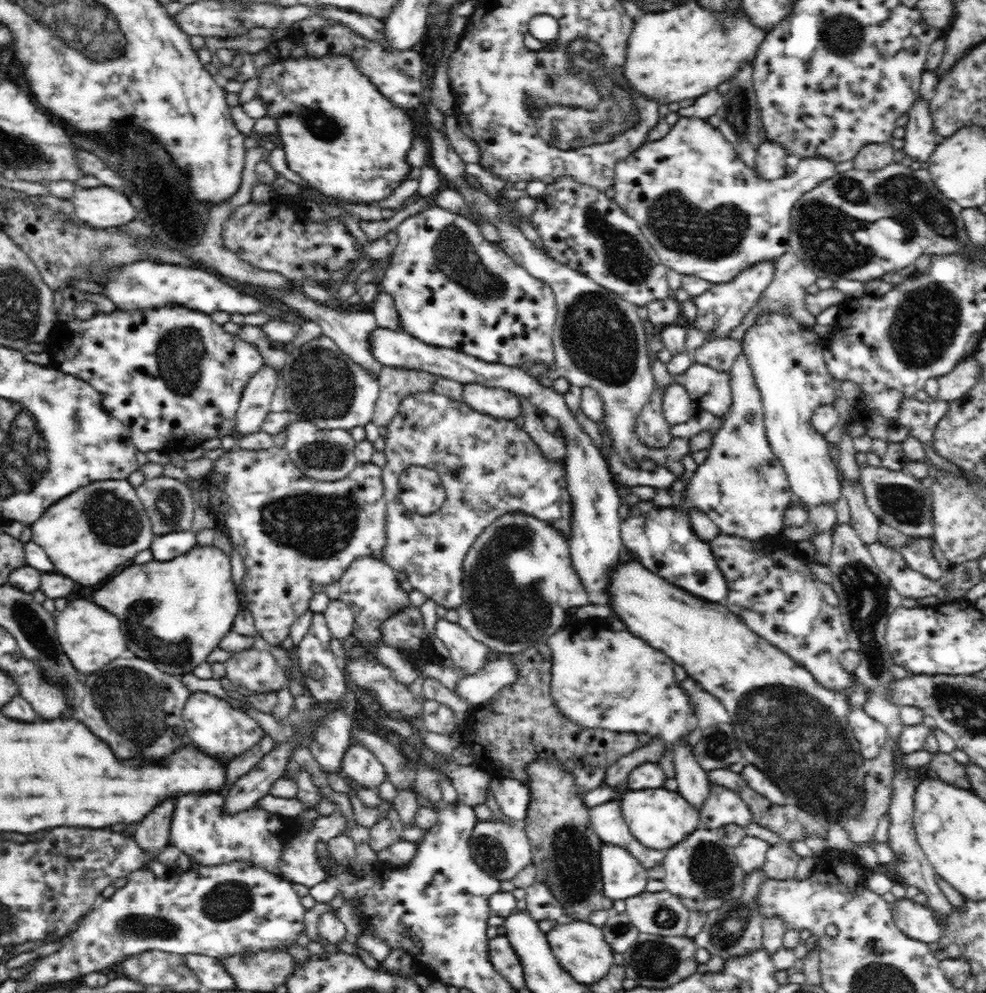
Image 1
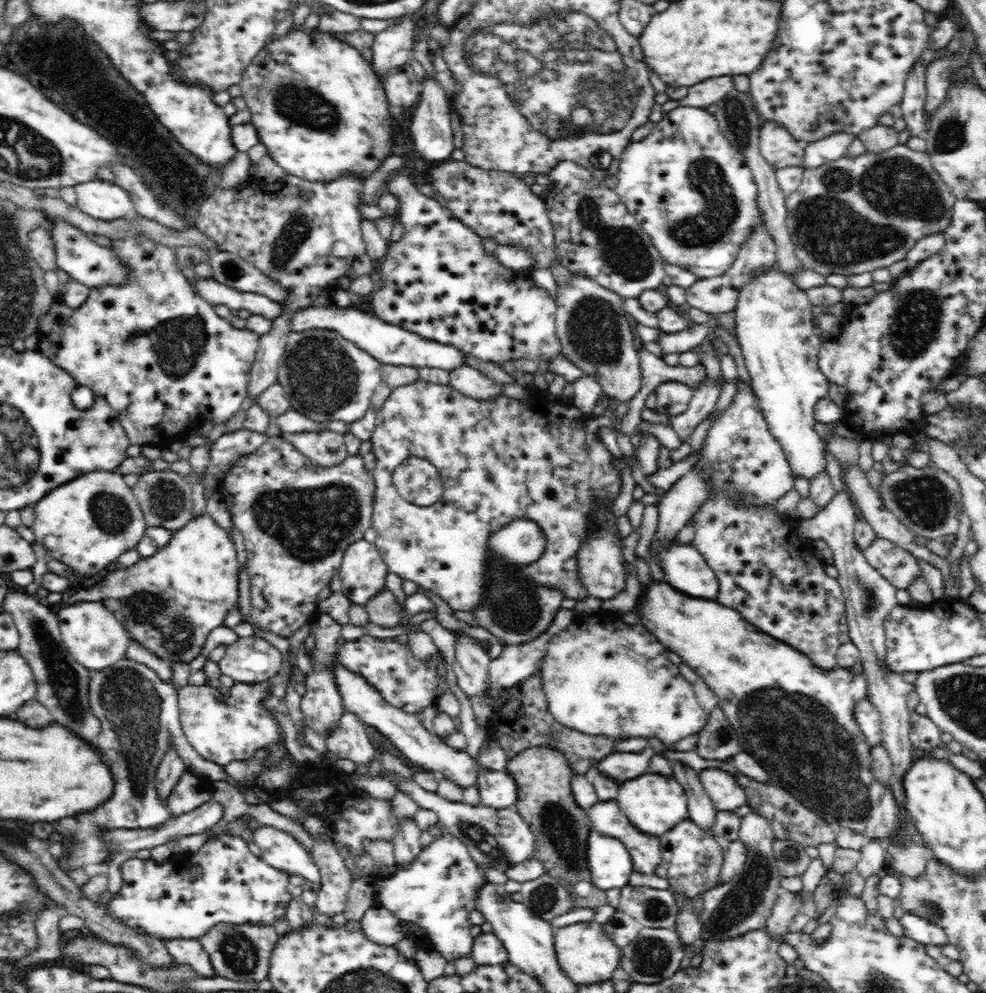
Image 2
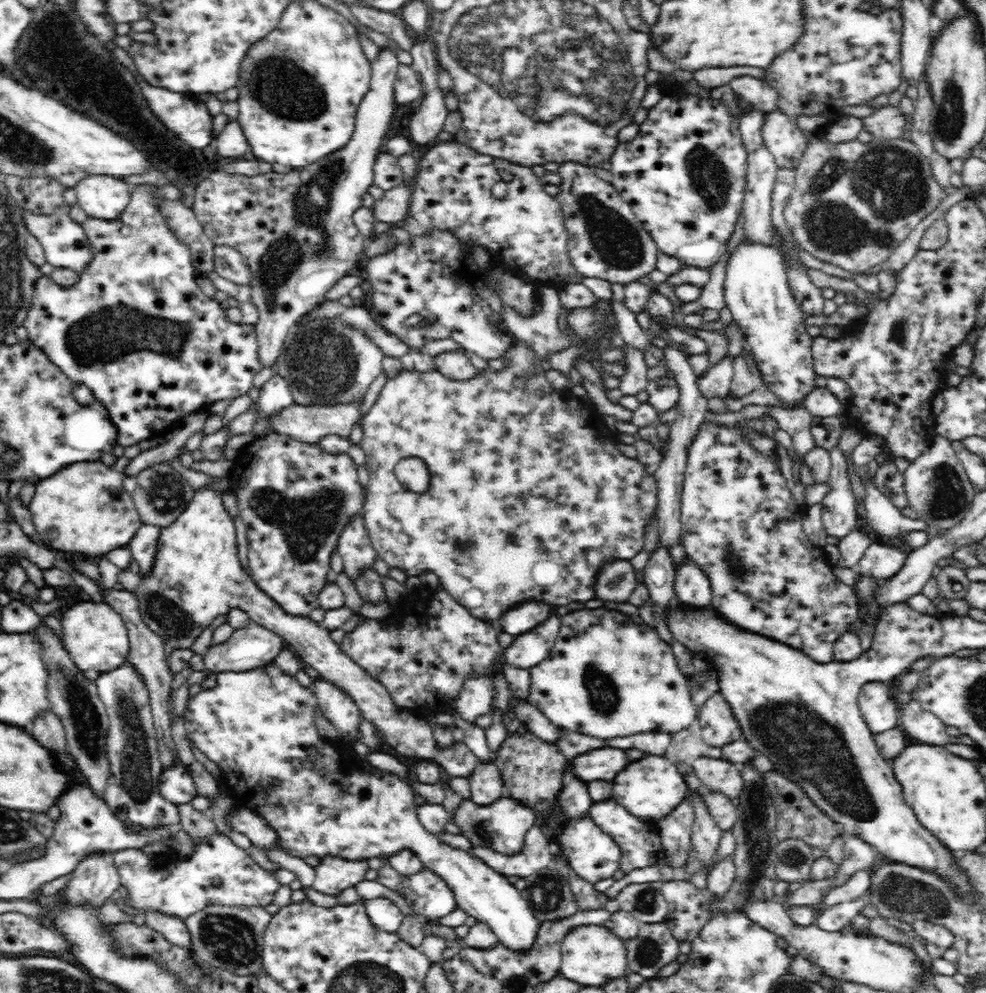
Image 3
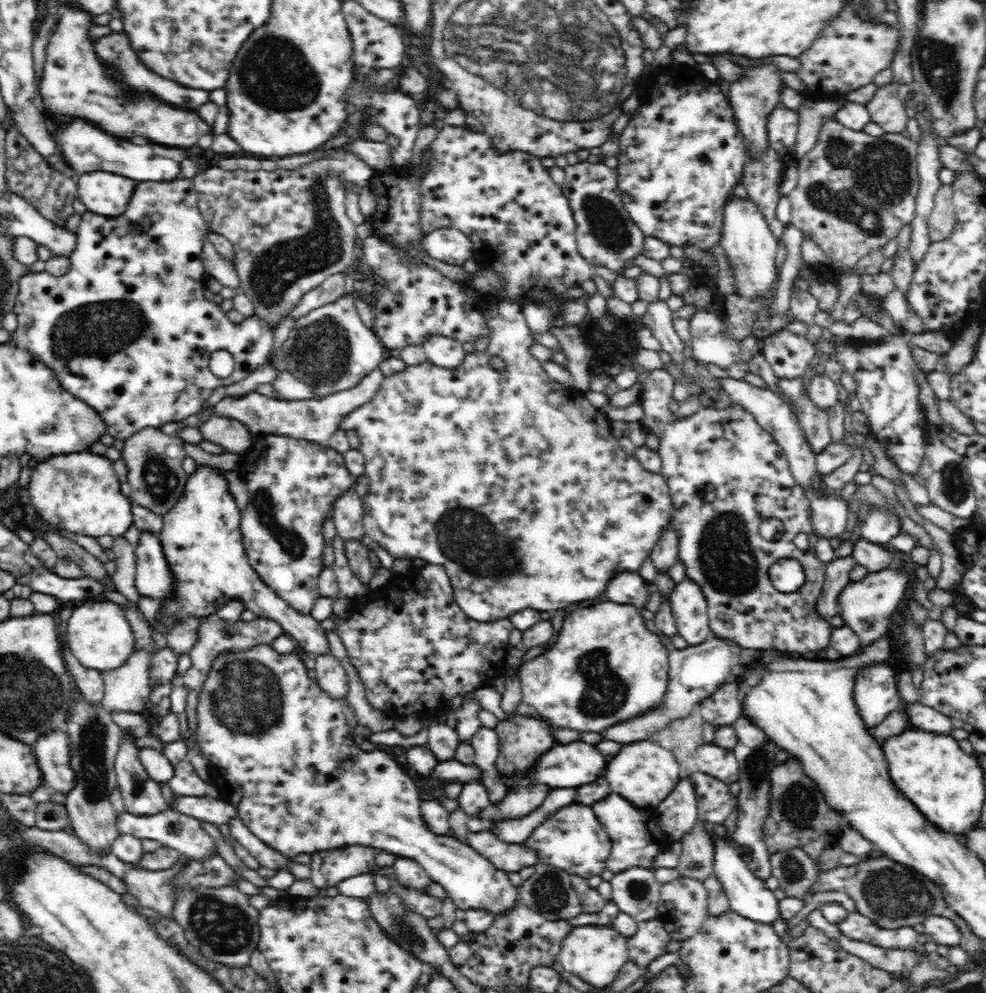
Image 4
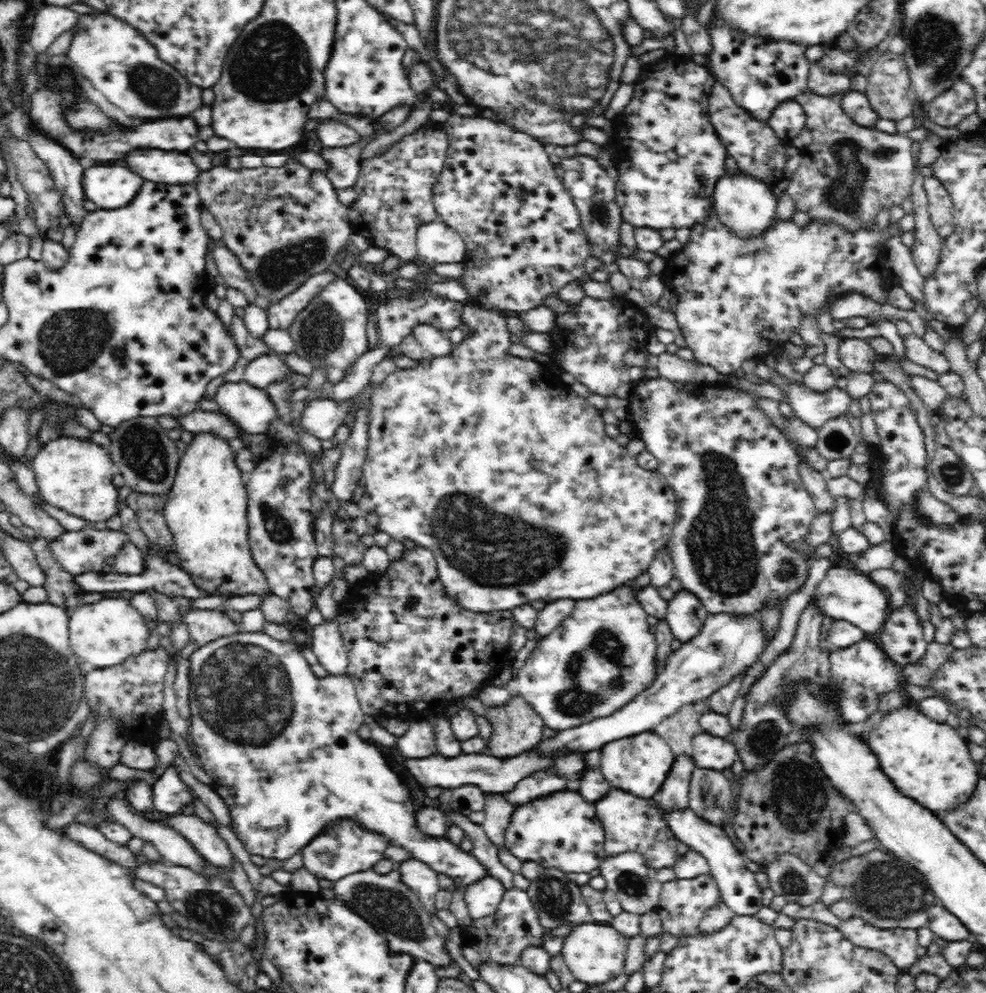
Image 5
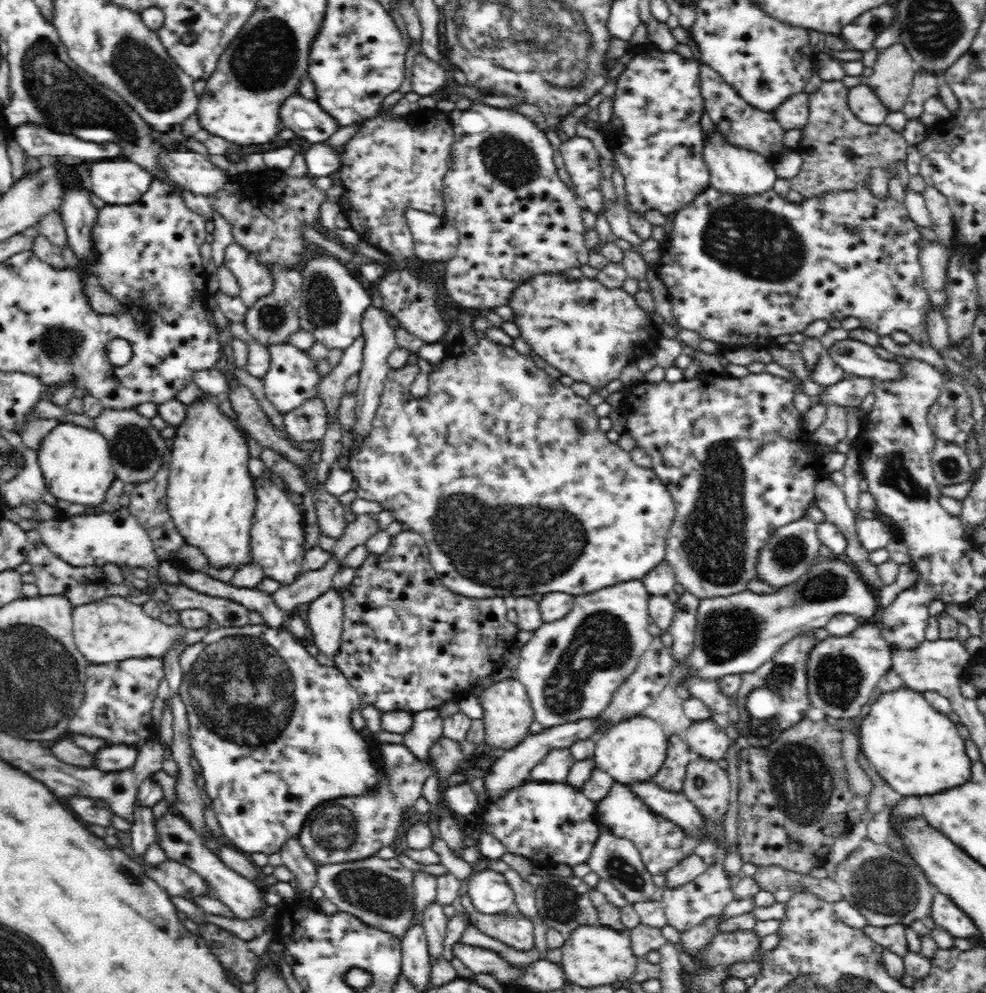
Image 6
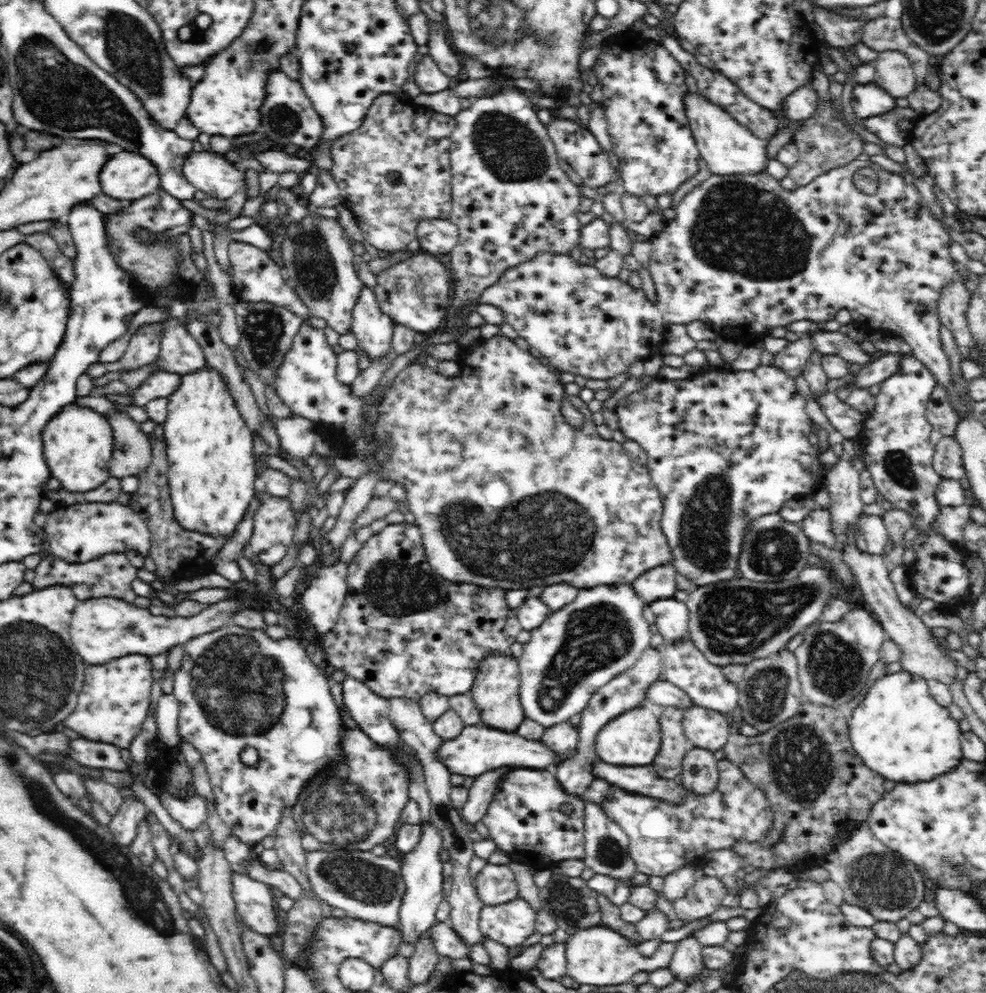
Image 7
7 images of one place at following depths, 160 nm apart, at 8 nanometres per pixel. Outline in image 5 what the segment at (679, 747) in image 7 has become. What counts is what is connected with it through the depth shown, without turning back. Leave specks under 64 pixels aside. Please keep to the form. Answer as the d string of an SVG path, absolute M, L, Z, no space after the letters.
M688 756L678 757L651 802L662 811L683 811L689 806L689 784L695 762Z

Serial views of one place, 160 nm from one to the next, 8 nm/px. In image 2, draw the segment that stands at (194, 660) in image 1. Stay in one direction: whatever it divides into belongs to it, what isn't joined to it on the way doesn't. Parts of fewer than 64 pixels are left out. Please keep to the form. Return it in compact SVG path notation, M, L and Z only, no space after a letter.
M210 516L188 520L181 530L174 531L172 539L156 554L140 559L134 566L124 569L111 568L110 572L90 590L78 591L68 604L76 602L102 602L109 599L118 601L122 607L124 629L129 639L150 650L158 658L172 663L190 663L201 654L208 634L215 628L227 624L229 615L238 600L238 561L237 551L228 534L218 528Z

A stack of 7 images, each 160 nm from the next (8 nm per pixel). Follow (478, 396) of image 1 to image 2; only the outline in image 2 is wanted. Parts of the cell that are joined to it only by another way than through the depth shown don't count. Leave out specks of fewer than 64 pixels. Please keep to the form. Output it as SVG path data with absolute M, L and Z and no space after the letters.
M462 367L449 372L449 384L463 395L479 400L492 400L502 394L502 385L494 382L473 367Z

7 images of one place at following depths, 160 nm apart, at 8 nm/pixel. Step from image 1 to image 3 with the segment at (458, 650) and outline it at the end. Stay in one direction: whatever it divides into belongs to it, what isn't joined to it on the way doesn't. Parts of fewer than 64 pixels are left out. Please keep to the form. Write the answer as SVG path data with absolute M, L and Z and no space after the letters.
M468 676L455 700L454 709L464 720L474 723L478 716L490 713L492 696L494 685L490 676Z

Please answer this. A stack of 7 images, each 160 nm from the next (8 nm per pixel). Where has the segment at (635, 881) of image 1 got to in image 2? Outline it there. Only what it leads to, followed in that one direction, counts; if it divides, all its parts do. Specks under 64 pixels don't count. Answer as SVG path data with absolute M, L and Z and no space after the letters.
M594 829L586 843L586 864L592 875L593 884L600 890L618 888L622 890L630 885L633 869L632 855L616 838L605 837Z

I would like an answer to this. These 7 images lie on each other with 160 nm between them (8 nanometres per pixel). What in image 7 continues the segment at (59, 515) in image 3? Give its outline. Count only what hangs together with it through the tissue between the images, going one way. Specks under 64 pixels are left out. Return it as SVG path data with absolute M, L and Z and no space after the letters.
M68 403L58 414L53 415L41 435L44 441L44 460L51 477L56 478L66 491L87 493L111 477L109 470L114 442L111 423L105 415Z

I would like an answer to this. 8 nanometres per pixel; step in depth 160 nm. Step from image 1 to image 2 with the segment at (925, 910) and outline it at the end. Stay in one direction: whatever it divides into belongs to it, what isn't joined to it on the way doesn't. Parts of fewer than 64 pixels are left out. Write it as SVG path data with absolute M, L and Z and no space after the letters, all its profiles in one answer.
M902 914L899 922L903 927L904 936L911 938L915 942L926 945L943 946L949 944L945 930L934 923L920 918L917 914Z

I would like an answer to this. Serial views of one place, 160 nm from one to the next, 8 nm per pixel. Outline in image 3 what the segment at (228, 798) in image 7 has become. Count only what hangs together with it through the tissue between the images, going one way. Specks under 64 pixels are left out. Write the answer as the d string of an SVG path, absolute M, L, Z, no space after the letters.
M272 662L260 669L217 673L214 689L203 688L188 698L182 721L192 745L223 770L226 796L233 796L236 807L260 810L255 813L277 832L277 844L290 856L304 859L304 856L334 855L344 860L359 861L409 849L417 854L424 869L433 870L453 890L458 908L488 925L502 946L512 952L530 952L536 944L542 922L534 916L520 891L482 859L439 842L428 832L420 824L417 807L414 806L414 789L406 781L382 771L372 770L372 774L366 774L362 770L354 770L355 759L350 756L342 758L346 744L324 742L316 732L314 710L319 710L317 704L313 688L302 688L295 676L284 674Z

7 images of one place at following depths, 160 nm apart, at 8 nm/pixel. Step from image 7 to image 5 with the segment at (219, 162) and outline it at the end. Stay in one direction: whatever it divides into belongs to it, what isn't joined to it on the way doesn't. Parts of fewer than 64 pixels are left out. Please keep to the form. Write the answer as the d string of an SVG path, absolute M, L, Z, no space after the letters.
M134 150L126 154L126 166L144 180L171 185L192 185L199 178L192 158L166 150Z

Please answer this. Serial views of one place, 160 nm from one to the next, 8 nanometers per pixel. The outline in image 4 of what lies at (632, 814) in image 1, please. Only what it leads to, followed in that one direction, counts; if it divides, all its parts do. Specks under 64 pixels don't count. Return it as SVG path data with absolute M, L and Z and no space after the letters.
M648 740L634 742L630 746L624 746L620 754L616 754L614 760L608 764L606 780L610 782L612 792L628 799L635 807L655 812L680 780L680 765L672 752L664 750L658 744Z

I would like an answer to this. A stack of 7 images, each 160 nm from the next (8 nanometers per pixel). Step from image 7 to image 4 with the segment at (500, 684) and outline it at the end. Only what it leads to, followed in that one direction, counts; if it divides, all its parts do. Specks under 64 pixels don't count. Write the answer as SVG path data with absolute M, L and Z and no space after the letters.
M514 713L510 719L500 721L495 727L495 731L499 740L500 754L497 756L496 766L500 775L512 776L517 772L528 772L529 768L532 768L546 751L552 750L557 745L548 725L533 717Z

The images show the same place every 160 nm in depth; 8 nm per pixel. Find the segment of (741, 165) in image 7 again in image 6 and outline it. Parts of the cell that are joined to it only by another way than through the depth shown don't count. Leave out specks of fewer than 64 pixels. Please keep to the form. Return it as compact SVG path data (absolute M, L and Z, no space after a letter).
M722 136L720 146L708 146L704 152L705 164L709 168L709 186L716 190L745 199L752 195L761 195L773 189L777 179L775 167L765 155L748 151L746 148L736 147Z

